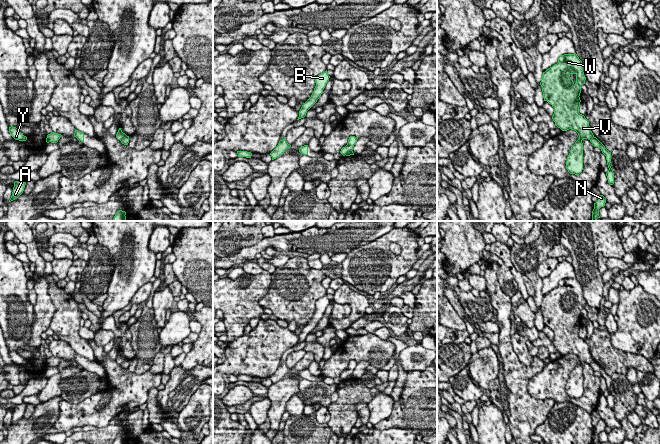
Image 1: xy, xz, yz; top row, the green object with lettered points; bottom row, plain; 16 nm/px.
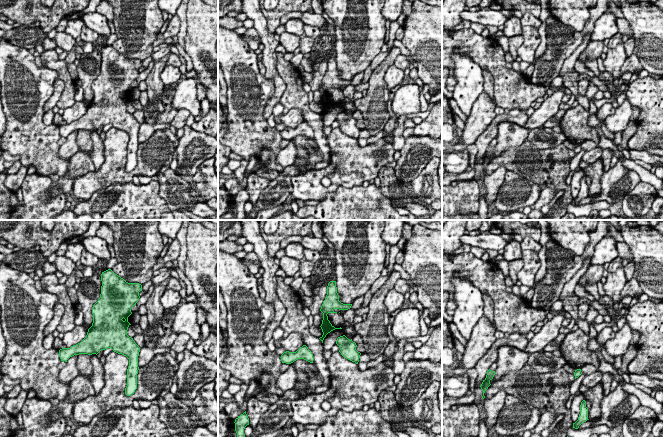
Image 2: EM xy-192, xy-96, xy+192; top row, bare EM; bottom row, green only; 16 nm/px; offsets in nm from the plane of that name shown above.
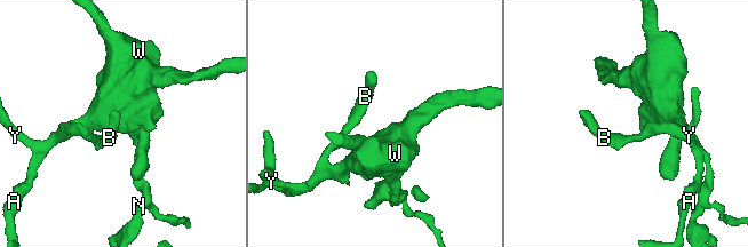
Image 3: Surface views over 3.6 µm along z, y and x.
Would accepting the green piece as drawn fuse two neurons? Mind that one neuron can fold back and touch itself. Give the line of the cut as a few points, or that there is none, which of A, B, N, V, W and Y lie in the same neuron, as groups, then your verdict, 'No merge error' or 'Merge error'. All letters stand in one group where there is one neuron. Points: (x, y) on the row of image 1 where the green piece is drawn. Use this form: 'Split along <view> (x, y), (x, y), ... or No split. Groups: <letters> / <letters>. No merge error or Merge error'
Split along yz (593, 136), (589, 139). Groups: A B V W Y / N. Merge error

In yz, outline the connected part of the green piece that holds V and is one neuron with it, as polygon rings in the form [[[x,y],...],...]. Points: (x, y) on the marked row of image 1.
[[[574,53],[561,55],[557,64],[543,72],[540,82],[544,101],[554,108],[552,119],[556,126],[562,131],[575,130],[579,135],[566,161],[568,172],[577,176],[583,170],[582,140],[594,137],[589,121],[579,113],[579,96],[585,80],[582,61]]]

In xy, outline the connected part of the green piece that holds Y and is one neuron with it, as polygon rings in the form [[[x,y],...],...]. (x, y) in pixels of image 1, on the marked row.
[[[9,127],[9,132],[15,140],[26,141],[27,137],[23,135],[16,127]]]

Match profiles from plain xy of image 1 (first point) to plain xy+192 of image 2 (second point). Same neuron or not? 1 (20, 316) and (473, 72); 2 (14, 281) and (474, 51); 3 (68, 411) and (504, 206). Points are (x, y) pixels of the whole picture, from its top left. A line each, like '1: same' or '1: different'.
1: same
2: different
3: same

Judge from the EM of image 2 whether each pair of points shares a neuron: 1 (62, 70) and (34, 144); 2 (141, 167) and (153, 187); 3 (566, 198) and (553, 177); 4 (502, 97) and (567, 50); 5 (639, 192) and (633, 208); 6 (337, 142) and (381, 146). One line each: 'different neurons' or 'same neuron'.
1: different neurons
2: different neurons
3: same neuron
4: different neurons
5: same neuron
6: same neuron

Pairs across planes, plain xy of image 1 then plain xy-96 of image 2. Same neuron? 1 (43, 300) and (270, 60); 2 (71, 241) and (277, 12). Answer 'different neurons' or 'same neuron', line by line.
1: same neuron
2: different neurons

